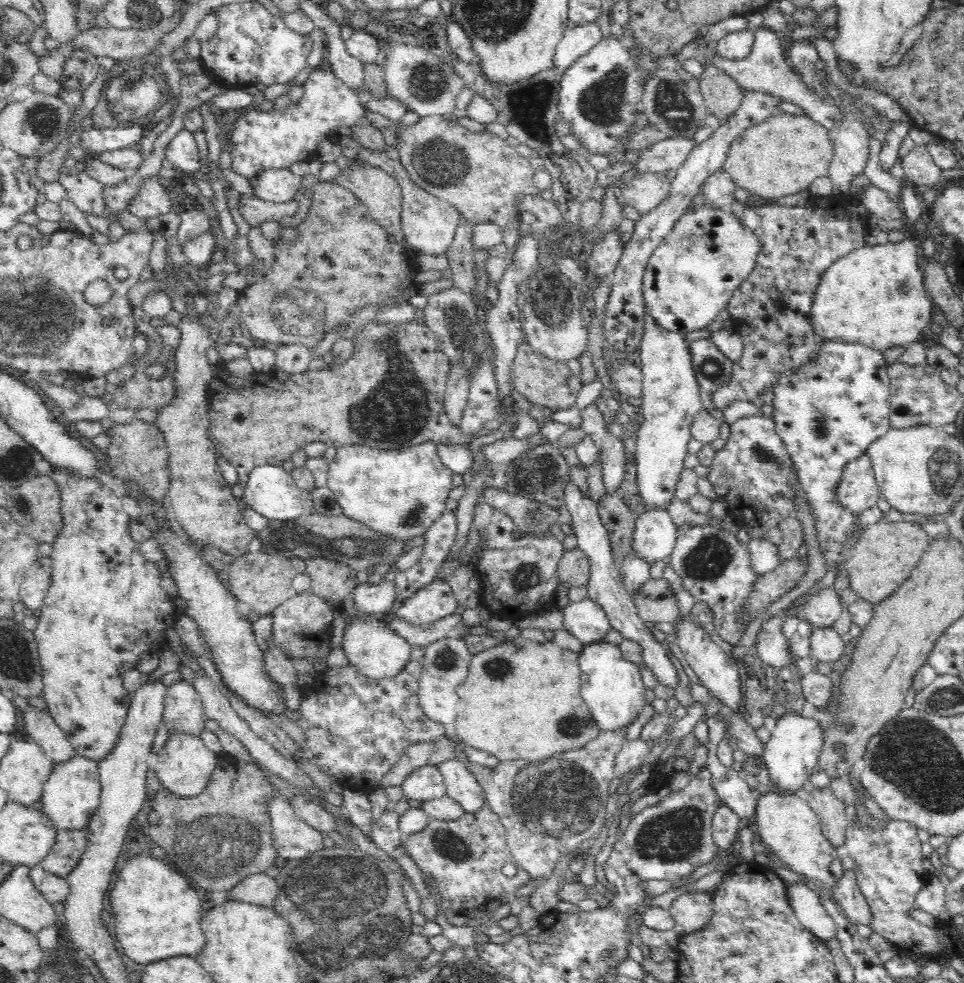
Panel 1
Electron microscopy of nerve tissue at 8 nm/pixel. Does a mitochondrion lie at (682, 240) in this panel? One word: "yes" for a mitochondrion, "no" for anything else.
yes

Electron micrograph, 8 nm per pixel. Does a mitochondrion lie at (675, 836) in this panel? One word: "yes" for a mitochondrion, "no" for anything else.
yes

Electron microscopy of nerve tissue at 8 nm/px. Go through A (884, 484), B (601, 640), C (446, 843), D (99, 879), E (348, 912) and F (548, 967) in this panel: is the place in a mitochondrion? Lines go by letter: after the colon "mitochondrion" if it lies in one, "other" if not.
A: other
B: other
C: mitochondrion
D: other
E: mitochondrion
F: other

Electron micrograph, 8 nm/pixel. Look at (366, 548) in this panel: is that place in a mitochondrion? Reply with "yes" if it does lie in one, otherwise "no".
yes

